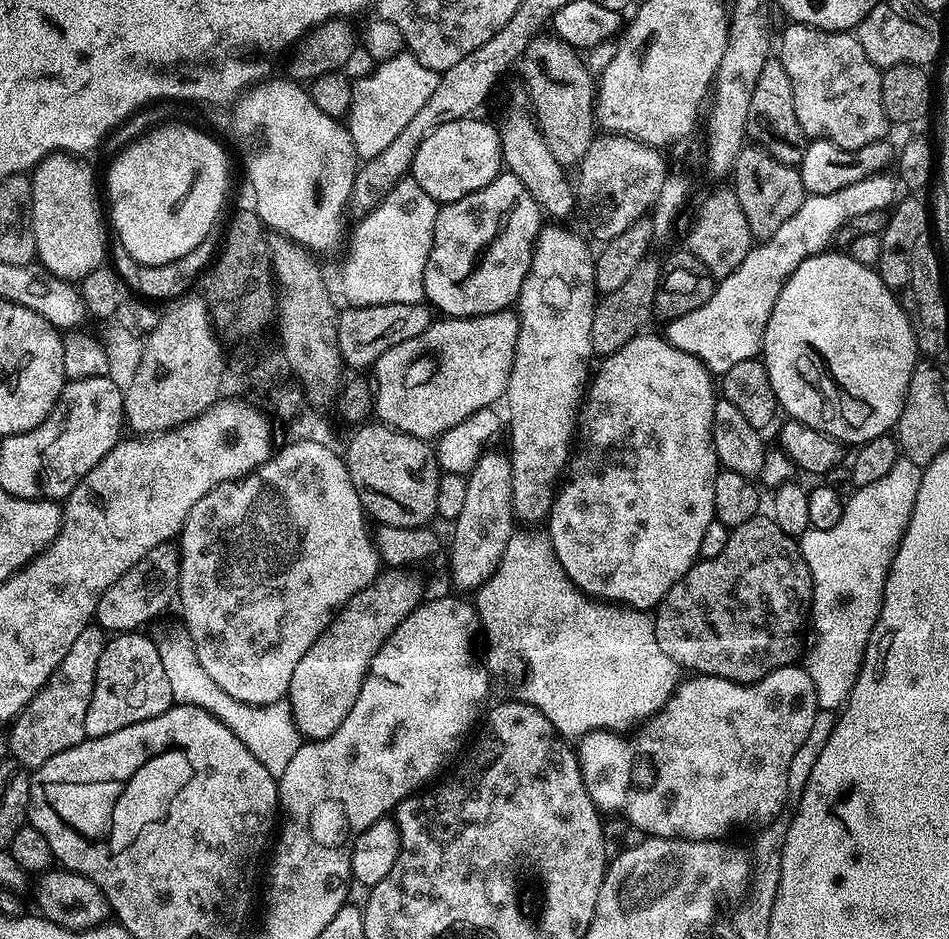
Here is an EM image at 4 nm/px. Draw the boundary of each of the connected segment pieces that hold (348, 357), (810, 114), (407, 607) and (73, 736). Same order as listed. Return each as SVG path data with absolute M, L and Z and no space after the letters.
M427 303L419 304L379 304L378 306L366 306L365 308L345 307L337 315L336 329L338 330L338 350L340 357L344 359L345 365L352 370L364 370L367 366L375 365L376 359L386 354L394 346L406 342L410 338L418 338L434 323L434 312Z
M795 22L789 23L787 26L789 28L780 36L778 59L786 70L786 78L790 78L790 90L794 96L794 114L798 116L798 126L802 126L805 137L812 140L829 140L832 144L837 144L843 148L861 148L875 140L885 139L889 135L887 132L888 128L890 129L890 121L882 106L882 82L880 81L882 72L874 62L870 62L870 58L866 58L866 50L862 50L862 46L856 41L855 35L851 31L827 32L821 28L812 28L809 24L797 24Z
M385 567L377 572L374 579L337 612L314 646L302 654L302 662L298 662L290 677L286 697L301 737L309 741L325 740L342 726L346 714L350 714L350 706L354 706L358 698L358 690L362 690L374 654L382 650L386 638L390 638L425 599L424 584L412 572L407 567Z
M99 626L86 627L82 634L78 634L74 646L70 646L70 654L62 658L42 690L38 690L36 697L24 707L23 712L11 721L12 733L6 736L11 759L25 764L28 770L35 770L50 762L54 754L62 754L62 750L70 750L85 740L86 710L90 710L98 658L102 658L105 643L106 633Z

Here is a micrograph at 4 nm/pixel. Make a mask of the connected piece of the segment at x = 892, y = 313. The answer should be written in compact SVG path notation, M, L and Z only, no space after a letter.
M825 250L816 256L806 258L794 274L782 286L782 294L778 294L778 302L774 302L774 310L770 310L770 322L766 322L762 359L766 366L766 374L770 374L770 386L776 395L776 403L781 409L788 411L787 415L793 420L802 422L827 436L833 436L848 446L867 444L868 441L891 433L900 421L904 409L904 399L910 386L910 378L918 363L918 349L916 347L916 333L913 321L900 303L897 293L892 292L882 282L876 268L861 266L854 262L847 254L840 250Z

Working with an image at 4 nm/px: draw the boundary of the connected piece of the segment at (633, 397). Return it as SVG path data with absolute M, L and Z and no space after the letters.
M639 334L633 337L617 352L603 357L601 364L604 365L597 372L595 369L582 401L574 433L574 447L566 465L566 475L552 501L552 510L546 517L546 535L552 541L554 554L562 570L566 570L566 574L575 582L577 588L593 598L637 610L655 609L660 599L670 590L670 586L674 586L674 582L682 579L696 563L700 555L702 534L706 534L706 526L710 526L710 522L716 519L714 482L718 471L716 451L712 445L712 419L718 399L714 391L713 373L708 371L708 367L697 356L686 354L686 350L678 350L663 335L646 335Z

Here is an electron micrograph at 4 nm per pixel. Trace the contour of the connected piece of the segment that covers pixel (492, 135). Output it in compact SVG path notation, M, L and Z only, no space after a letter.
M469 118L467 120L459 120L458 122L446 122L446 126L438 126L438 130L434 130L434 134L430 134L422 142L422 146L418 146L418 154L414 154L414 162L410 173L411 179L418 182L418 186L422 186L422 190L426 190L426 194L430 194L430 198L436 200L437 205L449 204L458 198L466 198L466 194L470 194L474 190L482 190L482 186L486 186L495 176L499 176L502 171L502 161L500 159L500 134L495 127L492 128L486 121L481 118Z

